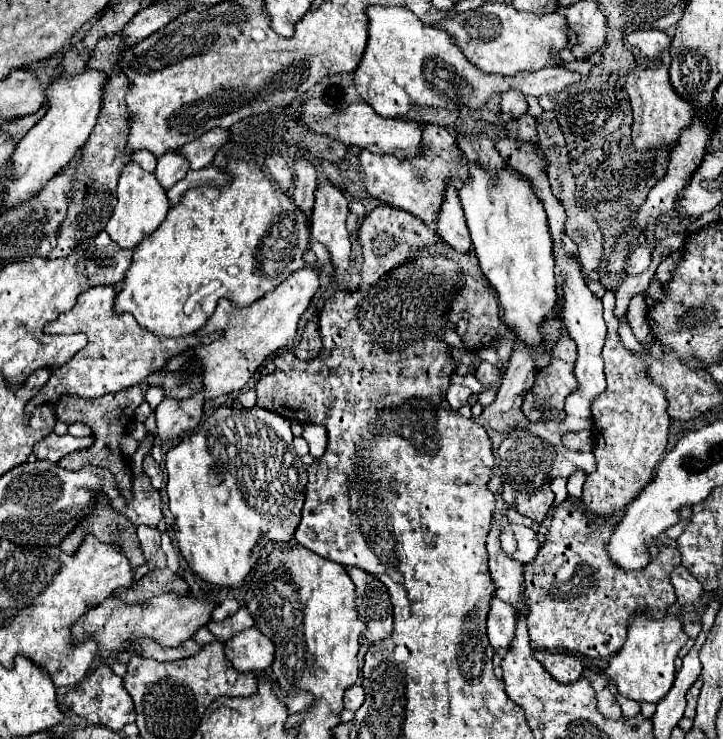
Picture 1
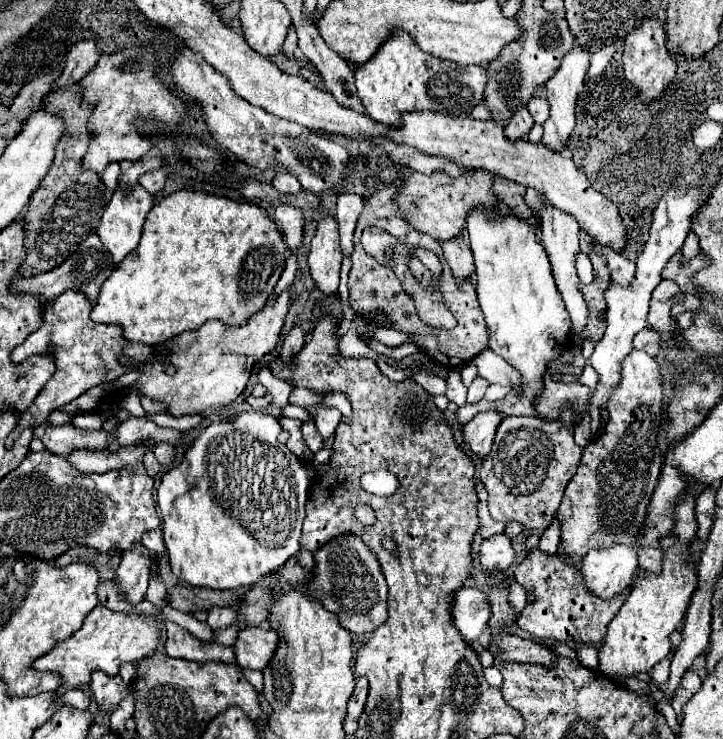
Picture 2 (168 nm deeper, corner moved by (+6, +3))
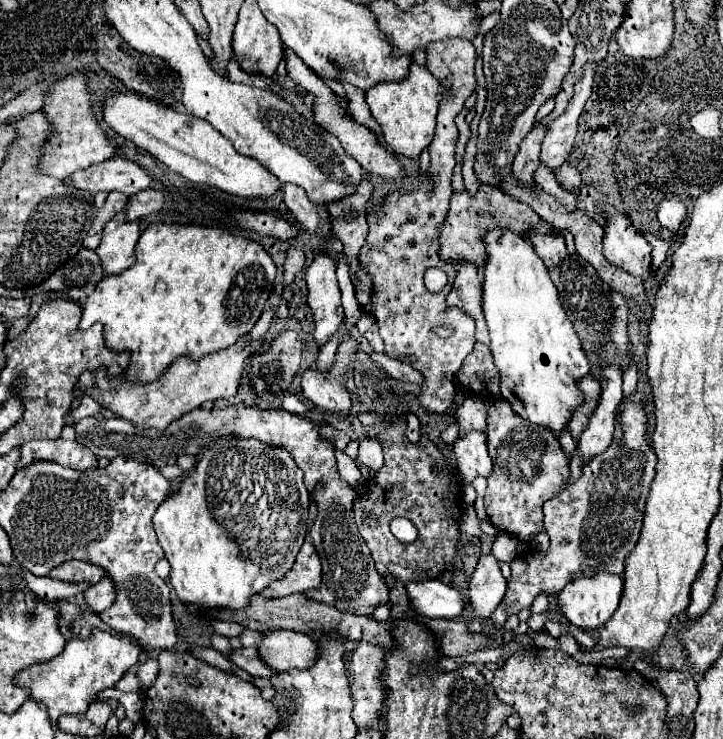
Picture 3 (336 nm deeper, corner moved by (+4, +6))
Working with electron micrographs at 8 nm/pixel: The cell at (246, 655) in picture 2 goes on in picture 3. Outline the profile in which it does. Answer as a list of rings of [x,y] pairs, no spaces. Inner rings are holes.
[[[273,631],[265,633],[259,653],[277,671],[309,669],[319,657],[319,645],[307,633]]]

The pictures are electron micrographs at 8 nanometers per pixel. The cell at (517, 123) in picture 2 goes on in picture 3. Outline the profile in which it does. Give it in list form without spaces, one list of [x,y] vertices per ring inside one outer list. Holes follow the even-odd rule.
[[[535,125],[535,129],[531,129],[529,135],[521,141],[519,153],[515,155],[515,161],[511,165],[511,173],[515,175],[515,179],[527,187],[535,185],[533,173],[539,167],[539,149],[541,149],[545,131],[547,131],[545,127]]]

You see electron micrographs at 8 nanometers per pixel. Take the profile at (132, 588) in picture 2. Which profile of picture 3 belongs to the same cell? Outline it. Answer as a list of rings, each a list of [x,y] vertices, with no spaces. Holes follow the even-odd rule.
[[[103,577],[99,583],[91,585],[91,587],[83,593],[83,597],[85,597],[85,601],[87,601],[91,613],[97,613],[97,615],[99,615],[99,613],[105,611],[107,607],[111,607],[113,601],[115,601],[113,581],[111,581],[109,577]]]

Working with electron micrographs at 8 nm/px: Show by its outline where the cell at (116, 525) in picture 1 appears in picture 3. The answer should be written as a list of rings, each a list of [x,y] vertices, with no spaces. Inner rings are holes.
[[[65,561],[63,565],[55,567],[53,573],[49,573],[51,579],[59,579],[59,581],[67,581],[67,583],[81,583],[81,581],[87,581],[87,583],[97,583],[105,577],[103,569],[101,567],[95,567],[95,565],[89,565],[85,561]]]

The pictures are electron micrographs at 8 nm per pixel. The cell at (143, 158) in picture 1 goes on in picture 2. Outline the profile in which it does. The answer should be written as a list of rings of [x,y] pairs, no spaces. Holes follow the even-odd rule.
[[[113,162],[104,170],[101,179],[109,190],[115,190],[118,184],[118,177],[120,173],[120,165],[118,162]]]

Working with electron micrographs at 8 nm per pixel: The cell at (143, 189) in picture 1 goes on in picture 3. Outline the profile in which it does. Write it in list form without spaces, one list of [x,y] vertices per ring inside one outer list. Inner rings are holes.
[[[121,215],[121,219],[111,219],[101,235],[101,243],[95,249],[99,259],[101,259],[101,267],[105,271],[105,275],[119,275],[125,269],[129,269],[135,261],[135,245],[139,239],[141,231],[139,231],[139,223],[137,221],[125,221],[125,217]]]

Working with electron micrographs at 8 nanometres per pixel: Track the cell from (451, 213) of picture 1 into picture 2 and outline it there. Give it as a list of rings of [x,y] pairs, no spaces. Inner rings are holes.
[[[459,234],[451,240],[445,240],[441,242],[441,248],[443,248],[443,254],[445,254],[445,260],[449,262],[451,266],[451,272],[455,278],[467,278],[473,274],[473,254],[471,254],[471,248],[467,244],[467,238],[465,234]]]

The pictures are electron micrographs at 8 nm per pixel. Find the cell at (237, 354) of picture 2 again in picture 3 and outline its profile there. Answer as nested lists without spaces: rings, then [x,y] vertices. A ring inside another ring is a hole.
[[[243,337],[235,345],[219,353],[207,355],[197,363],[187,357],[181,357],[161,375],[159,381],[145,387],[129,385],[129,381],[125,381],[123,375],[107,379],[105,371],[99,369],[95,371],[95,375],[89,373],[81,375],[81,391],[85,395],[91,395],[103,409],[109,409],[117,417],[131,421],[137,429],[149,429],[149,427],[165,429],[171,421],[177,421],[181,415],[193,411],[195,407],[201,407],[201,403],[205,401],[233,397],[237,393],[239,379],[245,371],[245,361],[249,359],[251,353],[259,351],[259,347],[261,343],[247,343],[247,339]],[[93,379],[95,379],[95,387],[93,387]]]

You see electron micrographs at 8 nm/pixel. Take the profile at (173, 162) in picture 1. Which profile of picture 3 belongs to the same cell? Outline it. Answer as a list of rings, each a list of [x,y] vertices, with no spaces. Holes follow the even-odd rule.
[[[115,157],[103,163],[91,165],[89,169],[81,169],[65,177],[63,183],[89,193],[121,191],[125,195],[133,195],[143,189],[149,189],[151,177],[133,161]]]

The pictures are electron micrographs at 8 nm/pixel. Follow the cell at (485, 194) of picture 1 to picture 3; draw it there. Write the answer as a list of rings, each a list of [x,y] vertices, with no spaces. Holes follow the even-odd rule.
[[[503,229],[489,231],[485,235],[485,243],[489,259],[483,267],[483,311],[491,335],[489,349],[493,353],[493,363],[501,375],[501,395],[507,403],[511,403],[511,409],[519,417],[537,425],[545,425],[551,433],[559,435],[567,427],[573,409],[577,409],[583,401],[583,393],[579,391],[577,383],[581,377],[589,375],[587,355],[583,353],[573,325],[559,301],[557,289],[549,279],[549,271],[535,255],[533,245],[525,237]]]

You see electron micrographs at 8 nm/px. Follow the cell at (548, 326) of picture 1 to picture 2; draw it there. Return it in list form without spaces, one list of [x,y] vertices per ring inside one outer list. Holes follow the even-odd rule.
[[[487,410],[487,412],[477,412],[465,426],[463,426],[463,434],[465,434],[465,444],[473,454],[479,456],[487,456],[493,444],[493,436],[495,436],[495,428],[503,422],[505,414],[501,414],[499,410]]]

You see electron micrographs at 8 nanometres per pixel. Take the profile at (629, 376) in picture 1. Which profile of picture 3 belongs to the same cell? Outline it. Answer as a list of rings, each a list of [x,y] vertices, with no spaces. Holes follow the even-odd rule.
[[[633,393],[621,405],[619,419],[625,435],[623,443],[611,443],[605,453],[593,457],[593,461],[585,465],[583,475],[575,483],[557,493],[557,497],[545,501],[543,519],[551,545],[547,551],[525,551],[513,559],[507,595],[487,619],[493,629],[501,629],[509,615],[529,609],[537,595],[557,595],[577,577],[591,577],[597,571],[623,573],[625,557],[631,553],[641,533],[645,499],[655,479],[657,455],[645,439],[647,417],[639,393]]]

